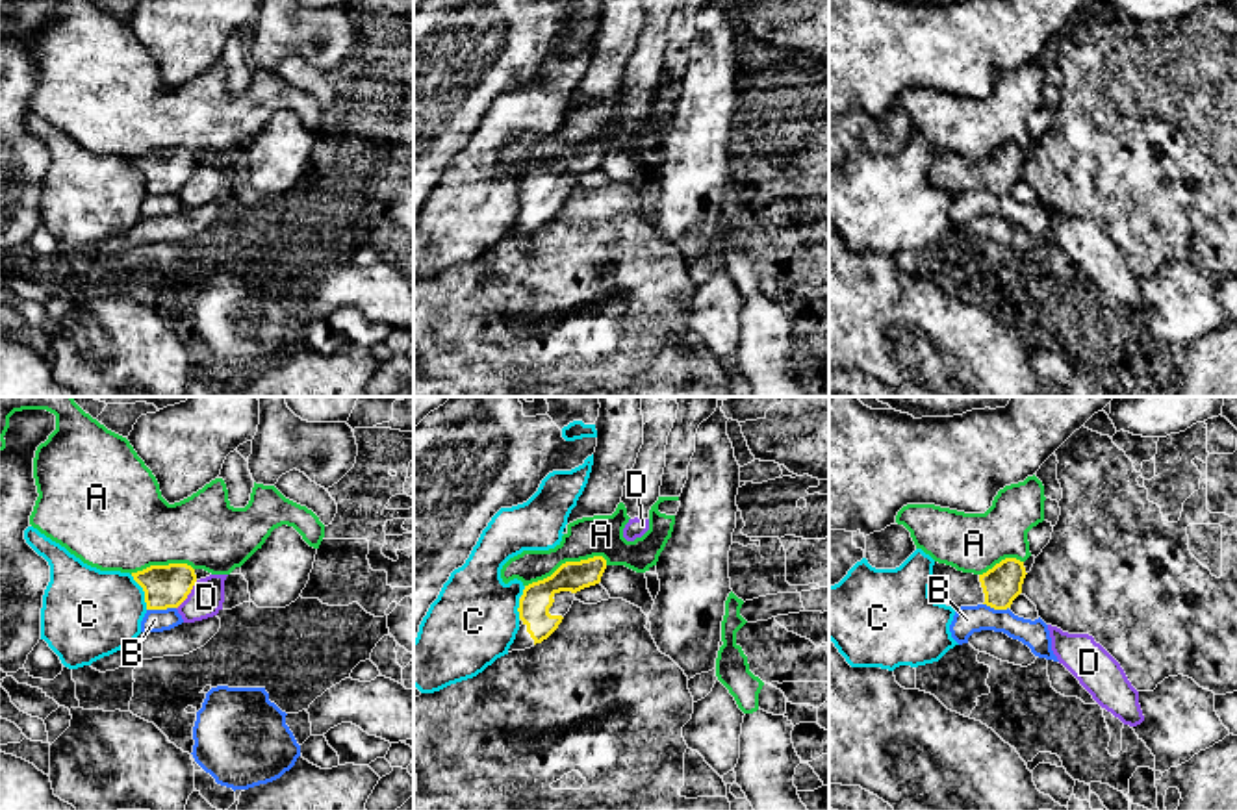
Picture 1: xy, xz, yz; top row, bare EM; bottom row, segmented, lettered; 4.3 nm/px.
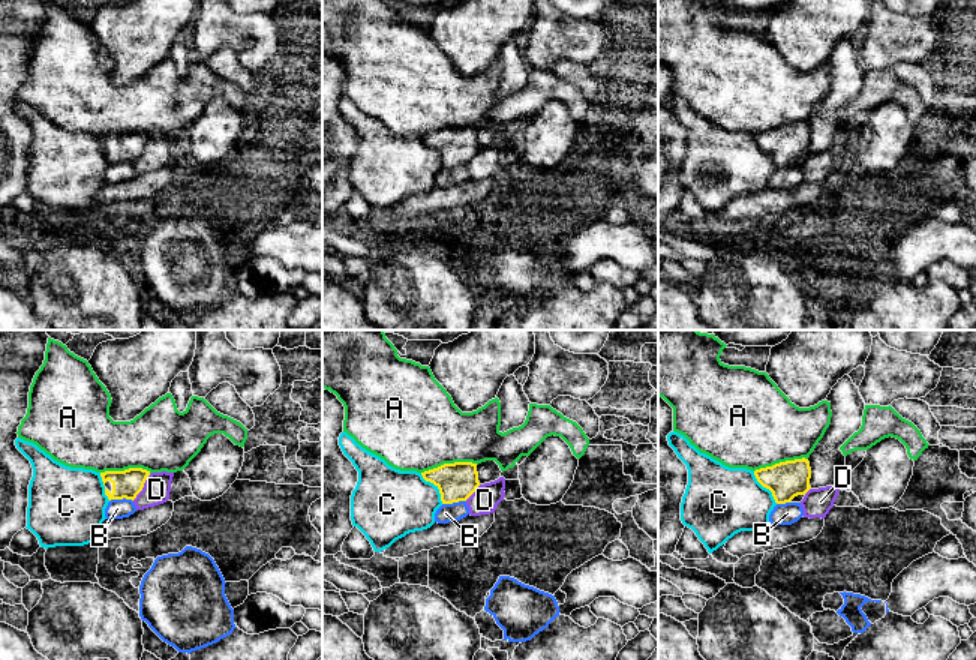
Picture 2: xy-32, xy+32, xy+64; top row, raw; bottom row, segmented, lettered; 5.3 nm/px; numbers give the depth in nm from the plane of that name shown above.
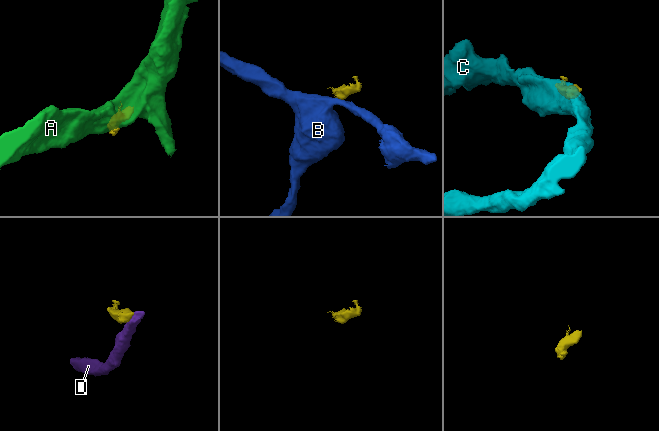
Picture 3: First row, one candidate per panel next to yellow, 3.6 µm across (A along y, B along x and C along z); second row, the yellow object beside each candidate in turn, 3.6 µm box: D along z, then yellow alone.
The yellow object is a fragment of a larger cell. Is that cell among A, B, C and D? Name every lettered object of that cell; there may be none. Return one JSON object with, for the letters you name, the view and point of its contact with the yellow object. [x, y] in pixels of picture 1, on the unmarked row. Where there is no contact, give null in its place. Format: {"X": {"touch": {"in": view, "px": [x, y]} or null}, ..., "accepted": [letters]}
{"accepted": []}

